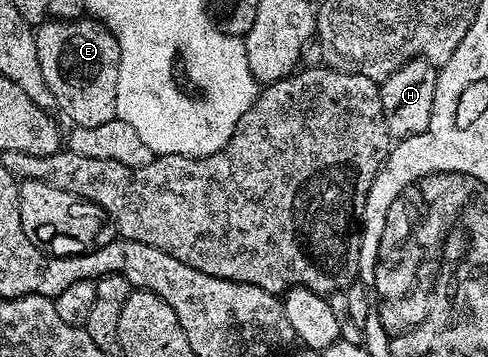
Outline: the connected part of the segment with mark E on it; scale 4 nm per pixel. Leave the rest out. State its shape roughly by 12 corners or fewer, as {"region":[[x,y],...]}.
{"region":[[94,17],[34,28],[55,107],[117,118],[117,37]]}

